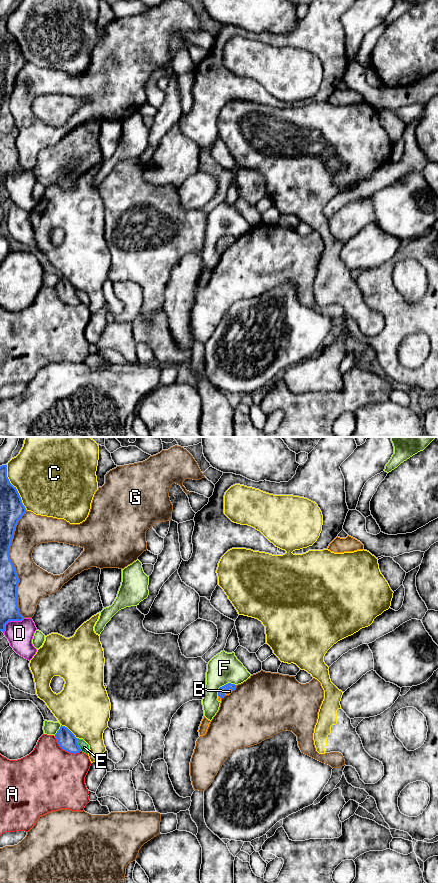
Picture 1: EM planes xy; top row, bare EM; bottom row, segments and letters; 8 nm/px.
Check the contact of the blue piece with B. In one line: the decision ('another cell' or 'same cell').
same cell

